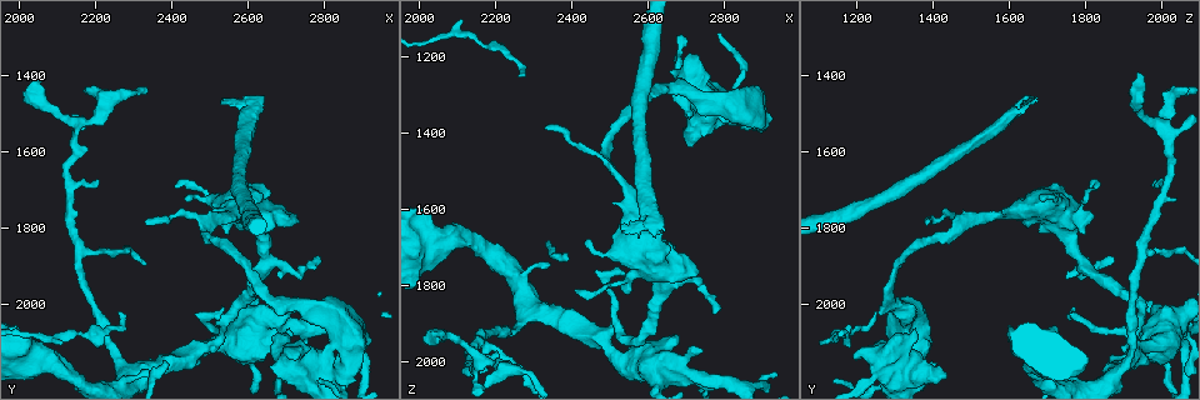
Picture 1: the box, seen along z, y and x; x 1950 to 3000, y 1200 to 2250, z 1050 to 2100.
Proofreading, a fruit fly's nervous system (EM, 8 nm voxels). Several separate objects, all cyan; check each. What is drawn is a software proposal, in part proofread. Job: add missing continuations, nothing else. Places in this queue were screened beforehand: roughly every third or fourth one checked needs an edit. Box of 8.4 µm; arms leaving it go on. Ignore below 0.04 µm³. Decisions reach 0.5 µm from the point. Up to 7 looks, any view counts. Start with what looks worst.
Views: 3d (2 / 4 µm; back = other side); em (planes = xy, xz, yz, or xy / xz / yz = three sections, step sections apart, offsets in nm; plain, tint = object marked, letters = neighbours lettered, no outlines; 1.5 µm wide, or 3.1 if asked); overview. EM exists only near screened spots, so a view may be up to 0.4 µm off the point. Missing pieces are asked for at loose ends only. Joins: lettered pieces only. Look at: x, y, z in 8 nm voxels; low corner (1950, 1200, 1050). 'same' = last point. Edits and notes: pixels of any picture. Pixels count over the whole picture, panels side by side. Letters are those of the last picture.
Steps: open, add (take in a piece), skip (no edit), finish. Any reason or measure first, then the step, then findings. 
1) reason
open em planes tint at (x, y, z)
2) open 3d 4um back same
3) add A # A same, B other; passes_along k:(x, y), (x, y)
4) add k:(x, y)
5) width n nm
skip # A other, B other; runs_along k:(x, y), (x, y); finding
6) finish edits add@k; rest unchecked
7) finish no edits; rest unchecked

an open end
open 3d 2um at (2440, 1720, 1675)

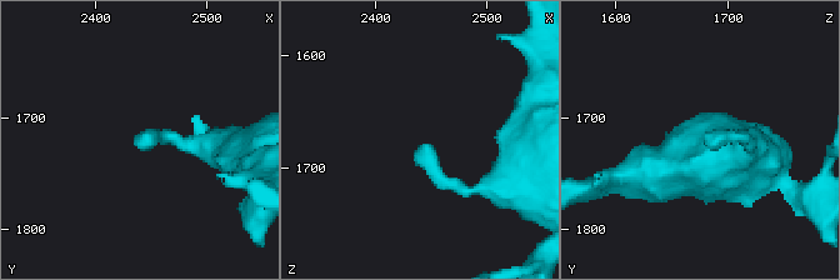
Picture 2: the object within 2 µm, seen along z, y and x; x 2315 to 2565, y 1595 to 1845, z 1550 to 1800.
open em xy step 4 letters at (2444, 1720, 1678)

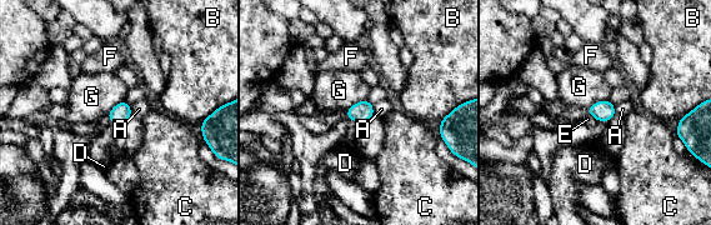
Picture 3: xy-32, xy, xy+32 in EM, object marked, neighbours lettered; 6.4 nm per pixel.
cut it another way
open em planes letters same

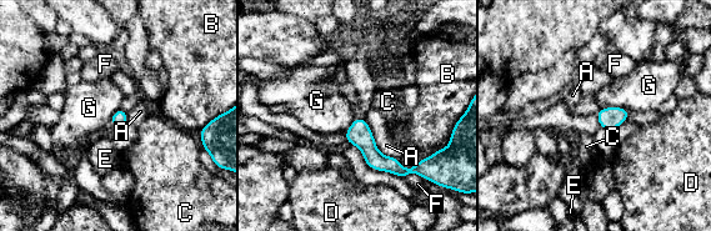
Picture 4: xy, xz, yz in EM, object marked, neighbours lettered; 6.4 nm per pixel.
skip # A other, B other, C other, D other, E other, F other, G other; runs_along 4:(355, 124), (382, 162), (406, 171); no lettered piece goes on from it

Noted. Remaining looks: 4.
branch stops here
open em planes letters at (2720, 2185, 1430)

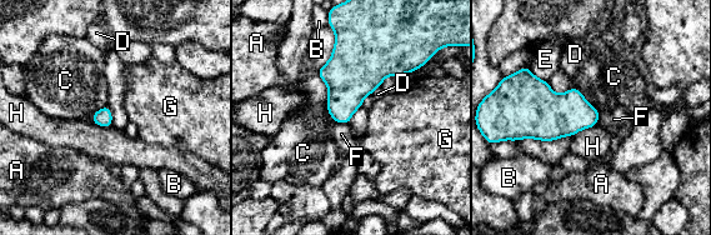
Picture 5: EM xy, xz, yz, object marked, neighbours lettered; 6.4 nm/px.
skip # A other, B other, C other, D other, E other, F other, G other, H other; border 5:(336, 121), (348, 124); no lettered piece goes on from it

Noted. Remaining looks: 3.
an open end
open em yz step 8 tint at (2060, 1395, 1945)

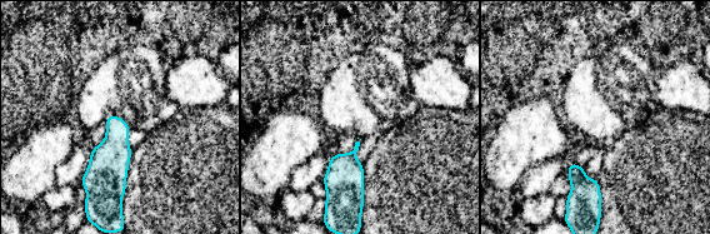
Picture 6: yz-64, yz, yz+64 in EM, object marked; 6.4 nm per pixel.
cut it another way
open em planes letters same

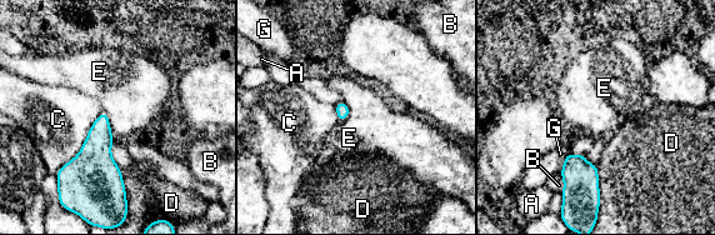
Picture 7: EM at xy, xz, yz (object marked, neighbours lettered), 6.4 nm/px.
skip # A other, B other, C other, D other, E other, G other; border 7:(341, 100), (349, 115), (340, 123); no lettered piece goes on from it

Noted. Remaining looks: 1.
finish no edits; rest unchecked

